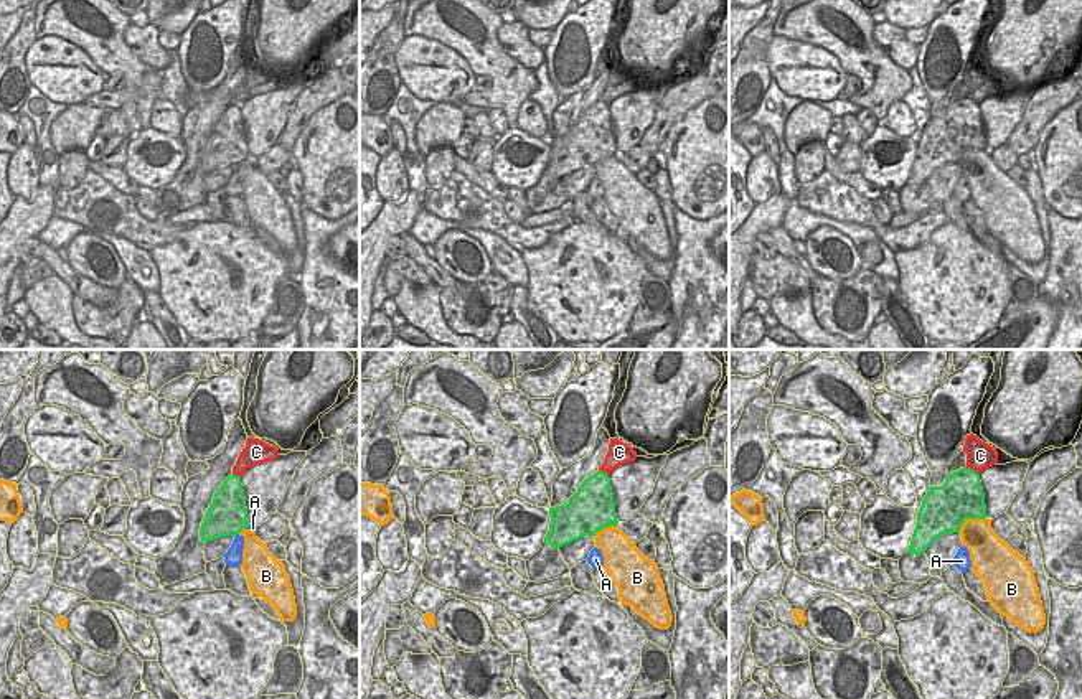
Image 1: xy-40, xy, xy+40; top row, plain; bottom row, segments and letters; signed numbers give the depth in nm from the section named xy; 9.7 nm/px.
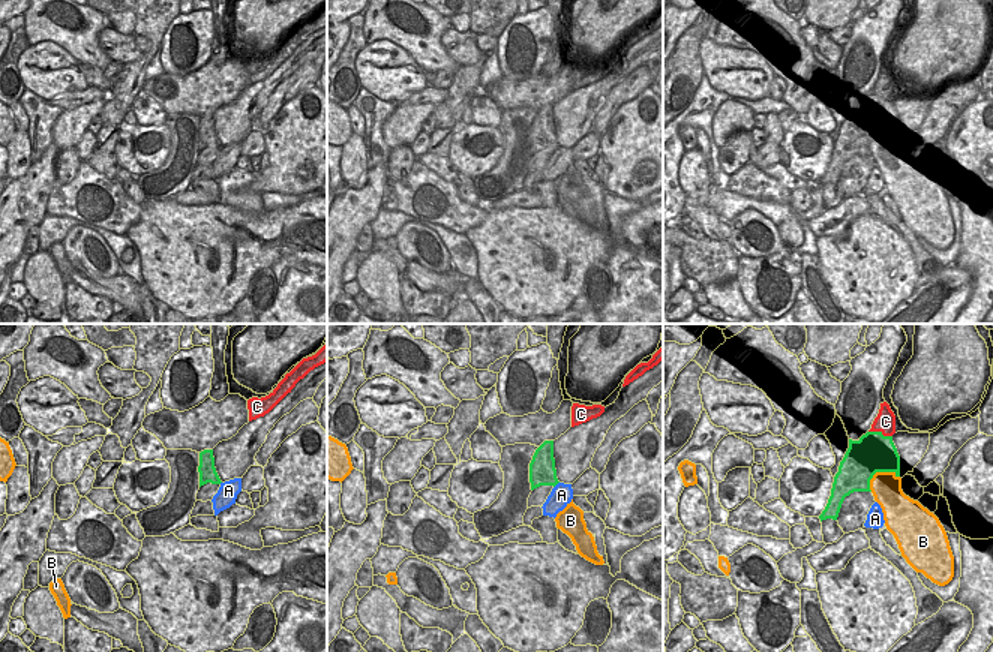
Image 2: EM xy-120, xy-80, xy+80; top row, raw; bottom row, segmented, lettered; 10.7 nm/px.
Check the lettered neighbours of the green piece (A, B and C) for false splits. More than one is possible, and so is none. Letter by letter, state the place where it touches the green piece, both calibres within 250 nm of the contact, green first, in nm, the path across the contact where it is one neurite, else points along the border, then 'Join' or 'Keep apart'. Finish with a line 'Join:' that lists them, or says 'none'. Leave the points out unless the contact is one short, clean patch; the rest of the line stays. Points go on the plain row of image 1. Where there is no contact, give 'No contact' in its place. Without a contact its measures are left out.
A: Touches green at xy-40 (236, 164). Thickness 380 nm (green) against 160 nm. Boundary: xy-40 (238, 164), (235, 167). Keep apart
B: Touches green at xy+40 (970, 149). Thickness 440 nm (green) against 320 nm. Keep apart
C: Touches green at xy+40 (970, 99). Thickness 400 nm (green) against 280 nm. Boundary: xy+40 (965, 98), (970, 98), (978, 106). Keep apart
Join: none

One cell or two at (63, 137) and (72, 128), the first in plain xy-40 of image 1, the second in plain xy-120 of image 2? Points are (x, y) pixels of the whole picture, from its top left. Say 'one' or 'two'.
one

